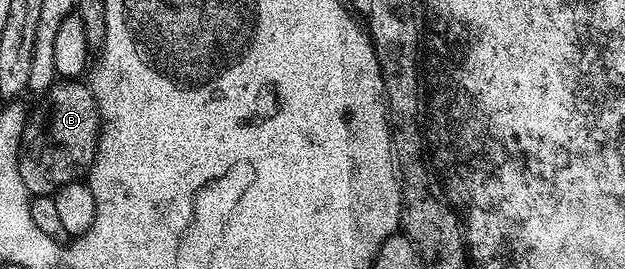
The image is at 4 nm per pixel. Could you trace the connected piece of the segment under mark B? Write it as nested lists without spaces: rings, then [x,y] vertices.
[[[60,78],[52,84],[46,92],[47,104],[30,112],[29,139],[35,143],[52,143],[55,147],[30,147],[24,145],[19,149],[19,168],[21,181],[25,181],[28,195],[54,196],[55,191],[65,183],[82,180],[91,169],[91,162],[95,159],[96,141],[99,138],[99,110],[95,105],[95,98],[90,86],[79,79]]]

